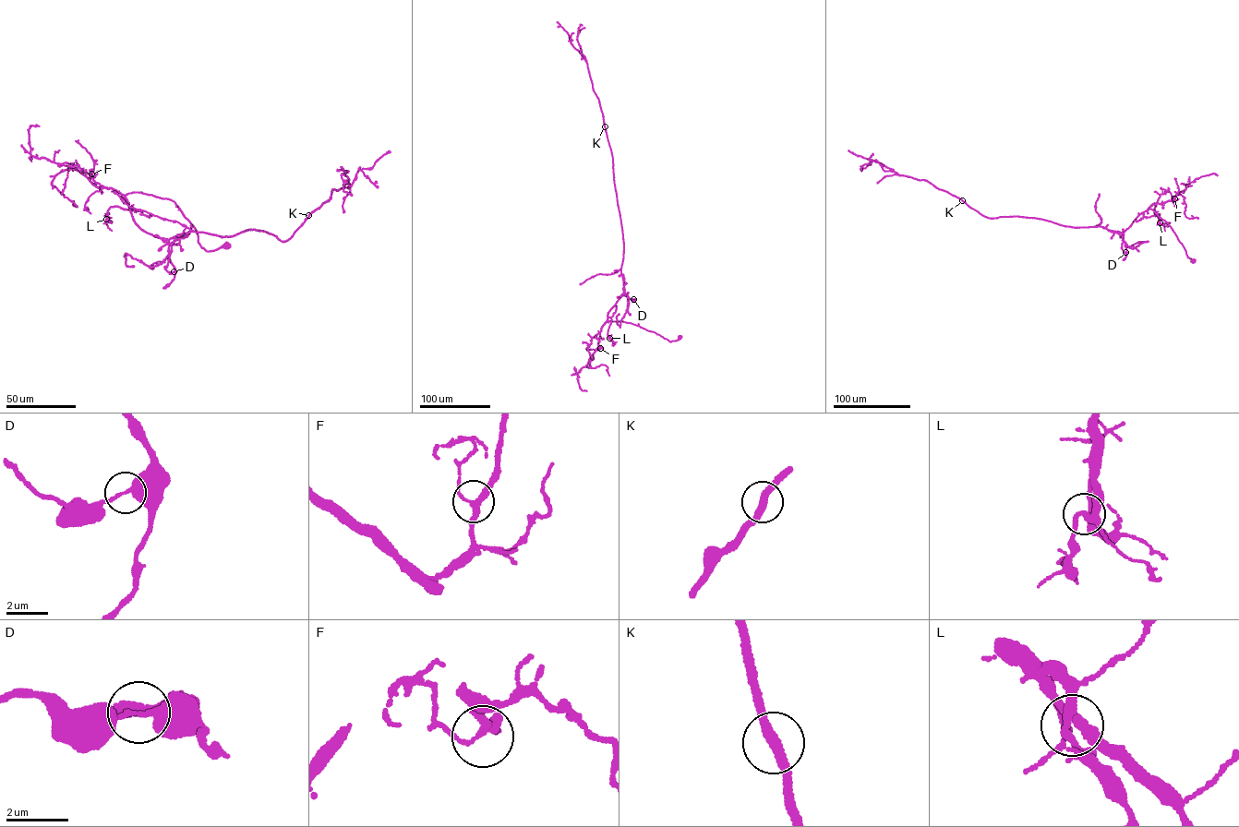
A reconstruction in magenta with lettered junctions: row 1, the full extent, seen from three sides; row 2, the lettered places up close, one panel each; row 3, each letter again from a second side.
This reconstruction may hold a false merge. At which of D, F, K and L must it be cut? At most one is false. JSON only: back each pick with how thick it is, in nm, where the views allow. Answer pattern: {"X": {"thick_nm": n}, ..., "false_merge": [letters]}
{"D": {"thick_nm": 200}, "false_merge": ["D"]}

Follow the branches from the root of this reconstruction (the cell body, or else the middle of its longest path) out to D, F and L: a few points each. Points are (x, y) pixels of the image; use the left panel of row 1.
D: (225, 245), (207, 251), (174, 201), (126, 194), (135, 222), (168, 239), (174, 271)
F: (225, 245), (207, 251), (174, 201), (97, 186), (89, 180), (91, 173)
L: (225, 245), (207, 251), (174, 202), (151, 195), (126, 194), (131, 209), (112, 207), (106, 219)

